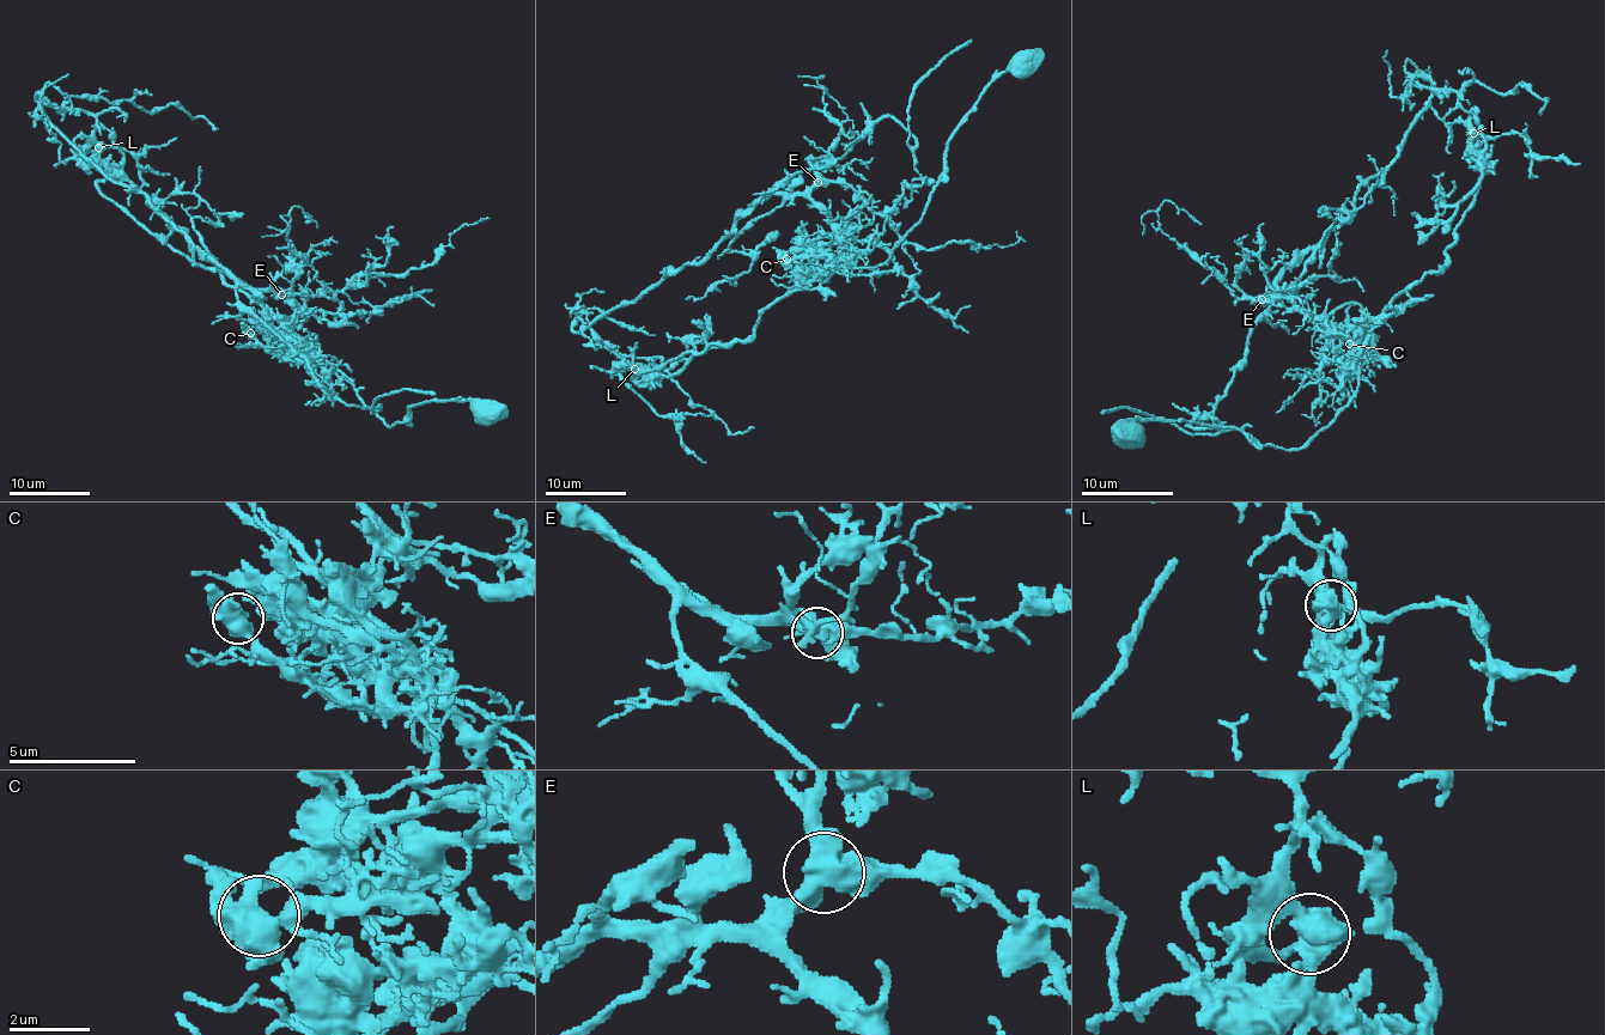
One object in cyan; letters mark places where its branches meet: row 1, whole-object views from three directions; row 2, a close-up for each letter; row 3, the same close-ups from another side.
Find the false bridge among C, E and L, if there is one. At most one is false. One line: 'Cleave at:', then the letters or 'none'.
Cleave at: L

